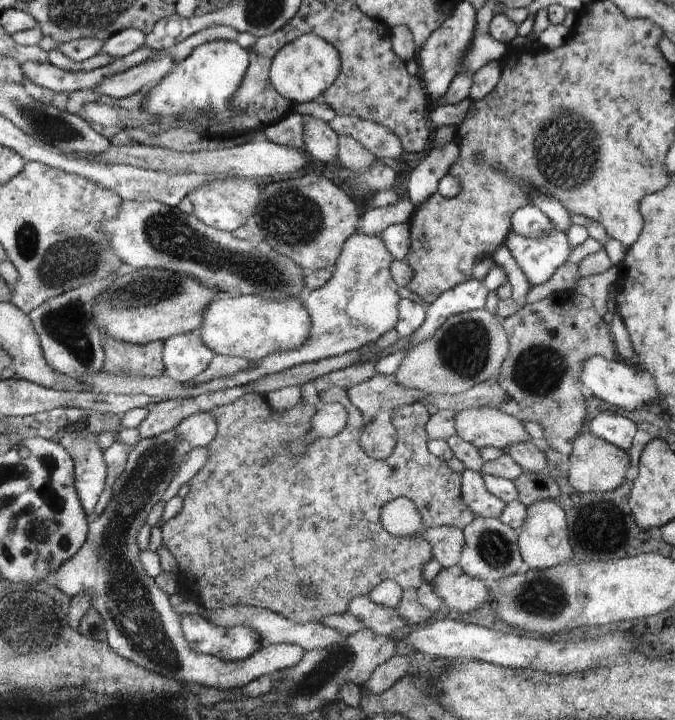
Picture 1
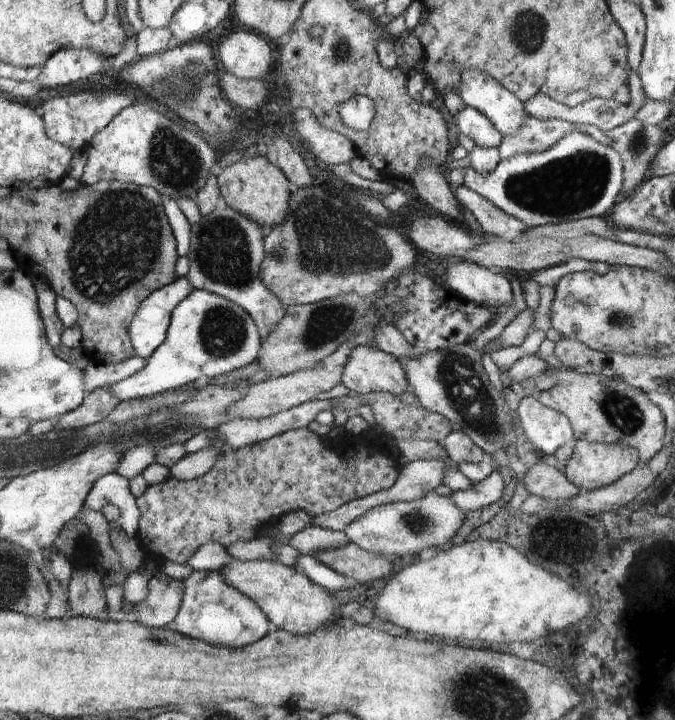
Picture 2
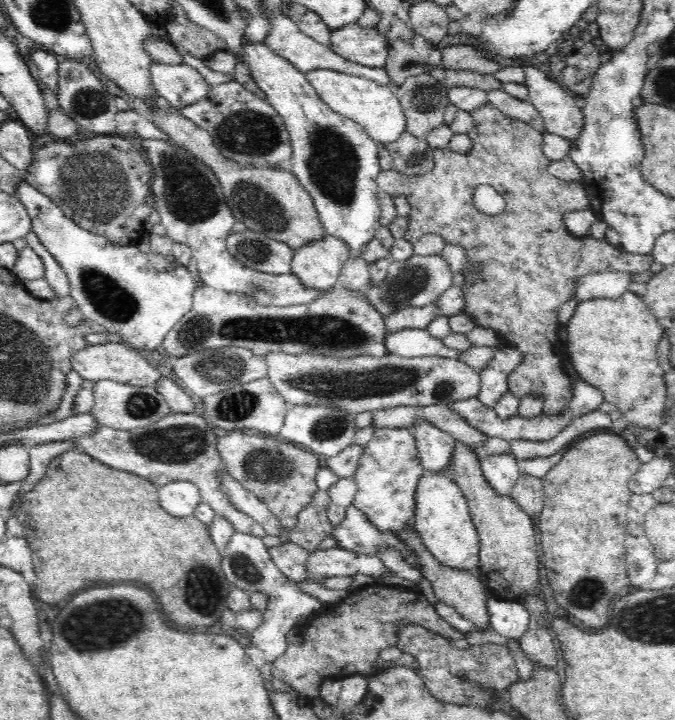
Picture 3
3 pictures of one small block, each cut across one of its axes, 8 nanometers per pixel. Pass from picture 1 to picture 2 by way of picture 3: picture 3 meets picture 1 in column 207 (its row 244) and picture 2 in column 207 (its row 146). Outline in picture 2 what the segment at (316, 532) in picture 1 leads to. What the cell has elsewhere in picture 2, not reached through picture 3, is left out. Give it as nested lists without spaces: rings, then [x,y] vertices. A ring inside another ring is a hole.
[[[299,428],[279,434],[268,440],[251,444],[246,448],[242,447],[236,450],[226,450],[224,453],[217,456],[215,465],[210,469],[210,472],[207,472],[200,478],[196,478],[196,480],[183,481],[170,476],[164,480],[164,482],[148,485],[145,493],[136,499],[136,504],[141,512],[136,537],[139,540],[143,554],[146,558],[150,558],[159,565],[167,560],[178,562],[178,564],[184,564],[184,562],[187,562],[187,560],[203,544],[209,542],[218,543],[227,549],[231,544],[237,543],[238,541],[245,543],[258,536],[262,536],[262,530],[264,530],[264,528],[276,526],[279,519],[285,514],[288,514],[288,512],[304,510],[304,512],[308,512],[310,516],[315,517],[332,512],[347,502],[367,497],[368,495],[380,492],[381,490],[389,489],[396,482],[400,470],[398,468],[397,458],[392,456],[391,450],[384,445],[382,439],[383,435],[375,437],[374,435],[371,435],[370,430],[368,430],[368,432],[364,432],[364,434],[358,436],[356,440],[350,440],[348,437],[345,437],[342,444],[338,443],[336,445],[327,446],[322,437],[318,436],[316,433],[313,433],[308,428]],[[346,448],[353,448],[354,454],[349,459],[346,457],[343,458]]]

